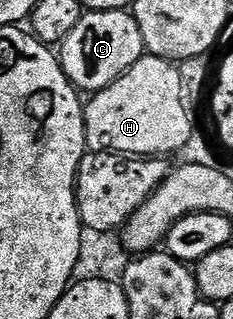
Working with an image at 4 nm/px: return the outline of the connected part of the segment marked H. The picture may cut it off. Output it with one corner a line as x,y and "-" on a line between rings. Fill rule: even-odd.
146,53
119,80
96,91
85,108
85,145
90,151
107,150
111,154
130,156
170,156
181,150
193,134
194,115
183,108
181,71
166,58

